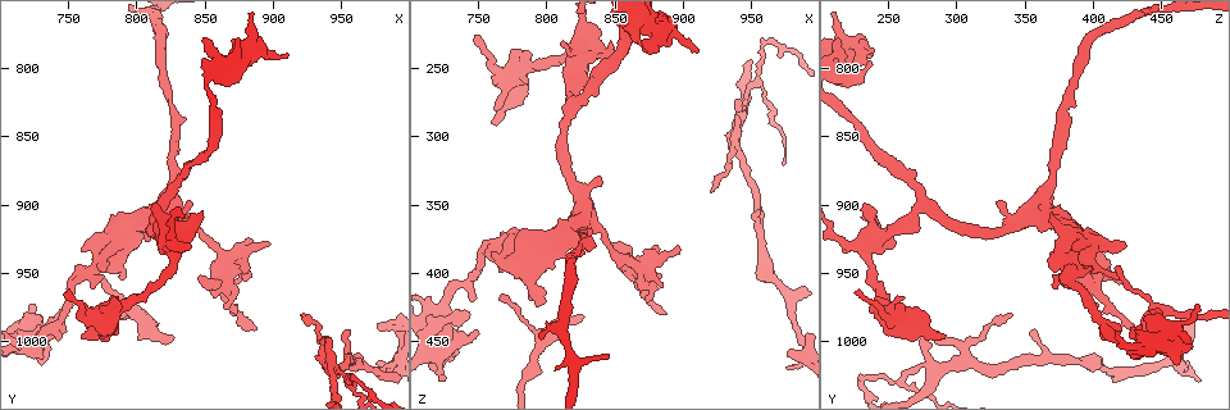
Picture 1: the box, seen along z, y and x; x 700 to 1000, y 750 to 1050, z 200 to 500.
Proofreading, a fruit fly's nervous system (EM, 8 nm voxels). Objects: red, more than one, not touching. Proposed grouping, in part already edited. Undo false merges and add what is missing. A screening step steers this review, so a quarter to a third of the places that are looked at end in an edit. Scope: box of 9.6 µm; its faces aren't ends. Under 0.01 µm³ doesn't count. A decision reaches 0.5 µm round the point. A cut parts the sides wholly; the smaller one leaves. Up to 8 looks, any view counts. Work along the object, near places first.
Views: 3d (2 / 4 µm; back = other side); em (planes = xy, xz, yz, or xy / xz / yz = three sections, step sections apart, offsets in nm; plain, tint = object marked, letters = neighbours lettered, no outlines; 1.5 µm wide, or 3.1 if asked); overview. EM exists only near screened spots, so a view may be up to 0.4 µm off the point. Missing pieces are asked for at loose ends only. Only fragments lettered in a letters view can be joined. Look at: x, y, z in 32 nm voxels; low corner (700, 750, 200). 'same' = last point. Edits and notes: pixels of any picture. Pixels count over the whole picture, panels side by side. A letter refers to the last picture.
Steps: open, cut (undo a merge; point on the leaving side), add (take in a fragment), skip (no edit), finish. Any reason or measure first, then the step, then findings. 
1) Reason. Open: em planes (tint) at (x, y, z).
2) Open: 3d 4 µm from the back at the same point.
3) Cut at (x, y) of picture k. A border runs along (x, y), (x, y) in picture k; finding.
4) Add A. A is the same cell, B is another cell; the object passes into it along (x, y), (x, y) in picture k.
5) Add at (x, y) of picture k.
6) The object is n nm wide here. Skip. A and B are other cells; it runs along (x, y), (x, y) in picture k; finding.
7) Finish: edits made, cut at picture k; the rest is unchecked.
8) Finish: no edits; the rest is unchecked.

Open: 3d 2 µm at (846, 954, 378).

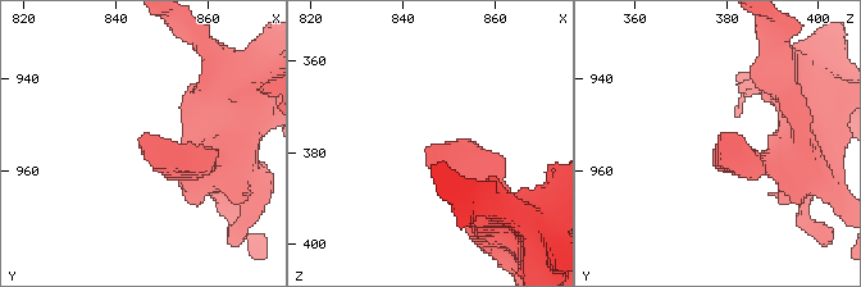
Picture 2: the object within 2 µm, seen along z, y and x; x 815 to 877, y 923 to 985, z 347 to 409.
Shape alone is not enough. Open: em xz step 8 (letters) at (846, 952, 379).

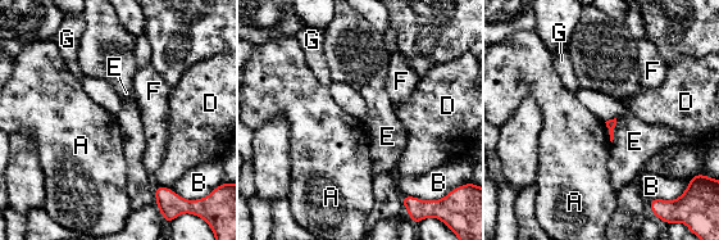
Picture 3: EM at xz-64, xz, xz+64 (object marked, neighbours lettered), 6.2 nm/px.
Open: em yz step 4 (letters) at the same point.

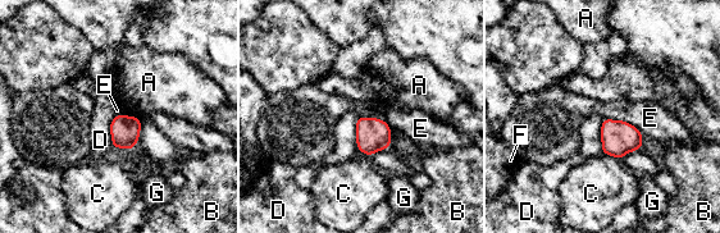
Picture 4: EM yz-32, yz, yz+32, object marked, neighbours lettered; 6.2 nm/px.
The object is 180 nm wide here. Skip. A, B, C, D, E, F and G are other cells; a border runs along (604, 119), (601, 126), (601, 152) in picture 4; no lettered fragment goes on from it.

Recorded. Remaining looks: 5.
An open end. Open: em xy step 8 (letters) at (752, 980, 442).

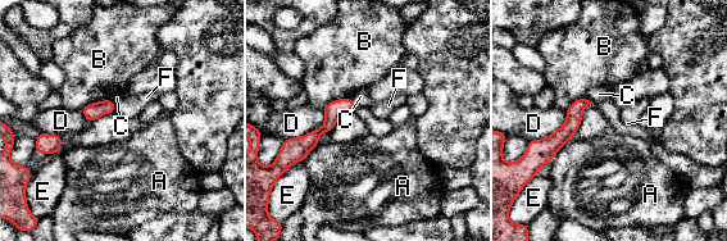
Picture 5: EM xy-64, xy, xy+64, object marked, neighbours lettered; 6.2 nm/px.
Open: em planes (letters) at the same point.

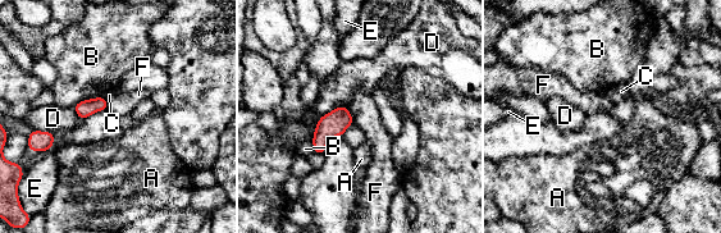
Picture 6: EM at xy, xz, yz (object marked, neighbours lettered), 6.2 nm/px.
The longest contact is with D, 300 nm. Skip. A, B, C, D, E and F are other cells; a border runs along (346, 106), (354, 122) in picture 6; no lettered fragment goes on from it.

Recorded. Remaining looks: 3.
Side arm on a straight run. Open: em xy step 8 (tint) at (936, 1006, 308).

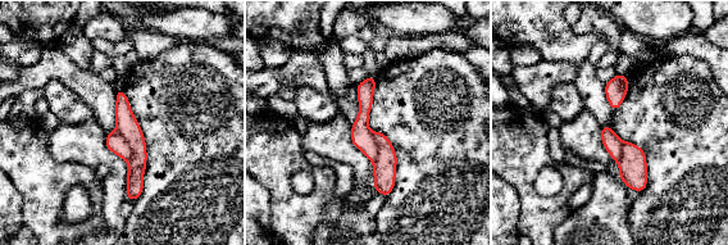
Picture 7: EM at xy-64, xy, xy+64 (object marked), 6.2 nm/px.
Another direction. Open: em planes (letters) at the same point.

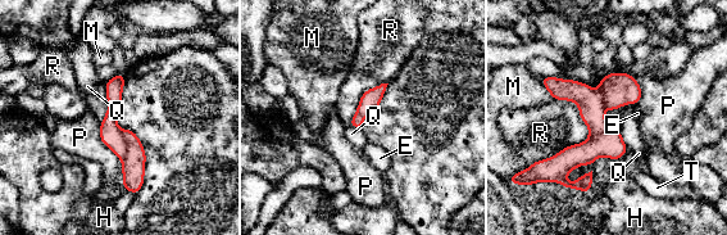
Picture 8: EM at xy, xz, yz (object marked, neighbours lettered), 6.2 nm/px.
Cut at (110, 134) of picture 8. E, H, M, P, Q, R and T are other cells; the part that leaves runs along (622, 147), (596, 147), (546, 165) in picture 8; two cells meet here.

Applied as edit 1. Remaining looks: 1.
Finish: edits made, cut at picture 8; the rest is unchecked.

